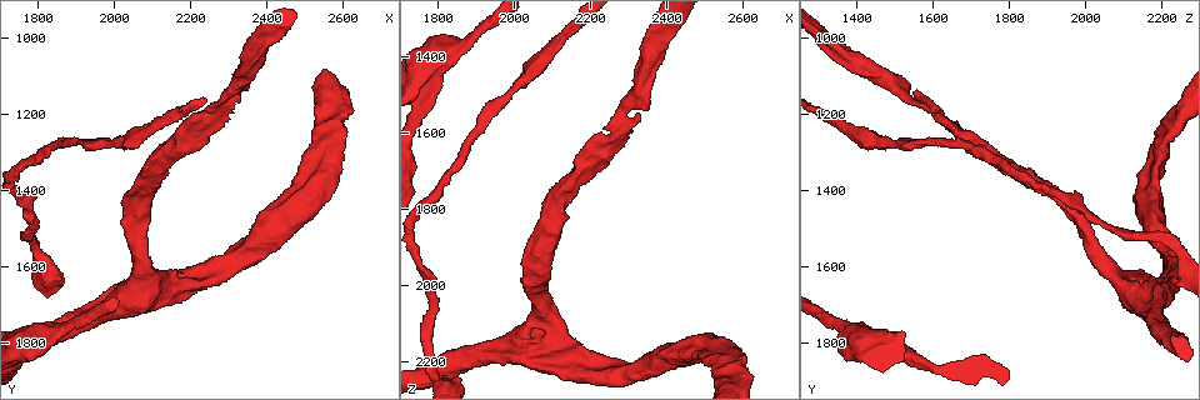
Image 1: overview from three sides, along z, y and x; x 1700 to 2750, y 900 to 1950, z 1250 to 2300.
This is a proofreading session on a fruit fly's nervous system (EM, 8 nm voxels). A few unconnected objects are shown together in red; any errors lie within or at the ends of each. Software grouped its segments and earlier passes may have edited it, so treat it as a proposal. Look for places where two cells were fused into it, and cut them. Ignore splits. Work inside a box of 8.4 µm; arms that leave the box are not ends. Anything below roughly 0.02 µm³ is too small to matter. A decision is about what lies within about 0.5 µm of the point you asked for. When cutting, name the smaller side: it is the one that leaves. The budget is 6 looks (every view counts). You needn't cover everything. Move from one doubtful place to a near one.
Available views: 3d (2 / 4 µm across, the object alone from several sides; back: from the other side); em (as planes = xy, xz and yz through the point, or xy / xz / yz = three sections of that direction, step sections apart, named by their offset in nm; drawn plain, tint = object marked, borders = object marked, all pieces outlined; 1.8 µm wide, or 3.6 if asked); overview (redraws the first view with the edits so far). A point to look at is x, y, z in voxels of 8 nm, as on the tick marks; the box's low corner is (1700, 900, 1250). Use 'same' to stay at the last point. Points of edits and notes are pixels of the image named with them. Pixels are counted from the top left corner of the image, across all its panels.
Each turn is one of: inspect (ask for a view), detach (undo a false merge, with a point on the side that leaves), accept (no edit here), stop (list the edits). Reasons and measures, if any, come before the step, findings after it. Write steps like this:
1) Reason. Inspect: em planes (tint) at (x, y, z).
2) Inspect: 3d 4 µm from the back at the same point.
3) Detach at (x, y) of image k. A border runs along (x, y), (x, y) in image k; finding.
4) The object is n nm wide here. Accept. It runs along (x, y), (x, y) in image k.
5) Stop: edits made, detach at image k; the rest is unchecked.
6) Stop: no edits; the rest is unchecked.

Sudden change in width. Inspect: em 3.6 µm planes (plain) at (2090, 1680, 2120).

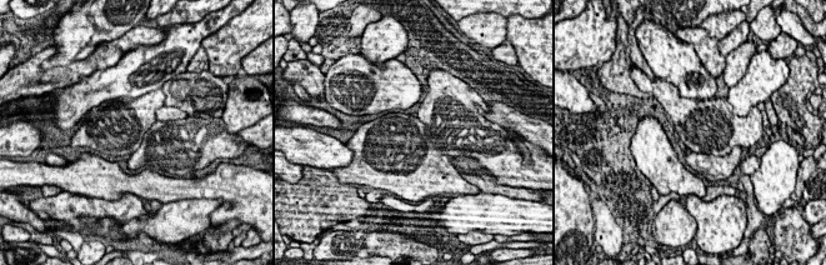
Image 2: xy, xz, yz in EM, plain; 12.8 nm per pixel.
With the object marked. Inspect: em 3.6 µm planes (tint) at the same point.

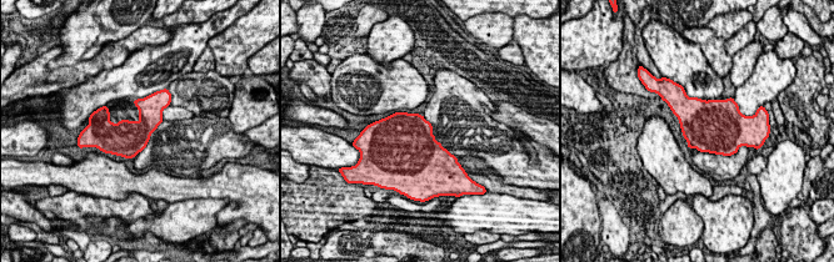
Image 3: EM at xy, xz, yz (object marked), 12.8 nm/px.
Accept. Continuous, no second cell.

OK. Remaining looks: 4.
Thick turns thin. Inspect: 3d 4 µm at (2280, 1165, 1550).

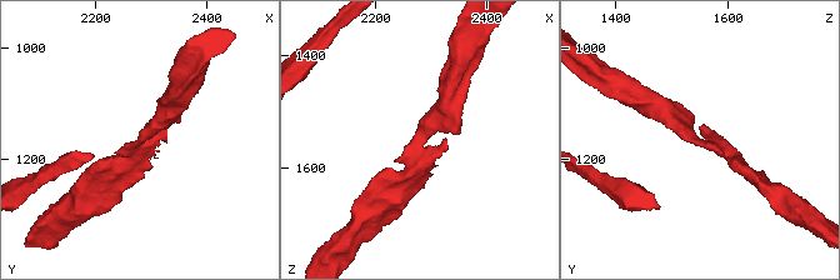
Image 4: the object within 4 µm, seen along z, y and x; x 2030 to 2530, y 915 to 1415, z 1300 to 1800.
Inspect: em xy step 16 (tint) at (2280, 1165, 1550).

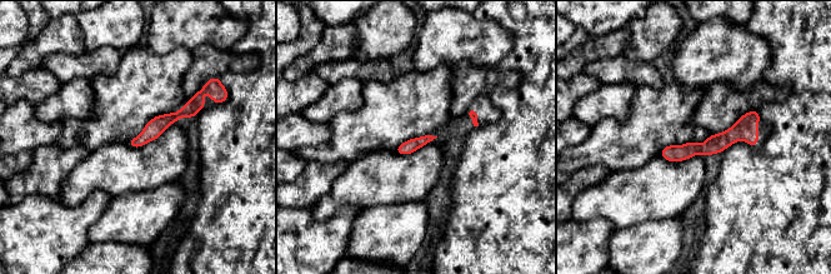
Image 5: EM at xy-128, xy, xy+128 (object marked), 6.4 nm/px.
Accept. It runs along (756, 114), (707, 148), (664, 153) in image 5; one cell here.

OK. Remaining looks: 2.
Calibre changes. Inspect: em 3.6 µm planes (tint) at (1790, 1790, 1390).

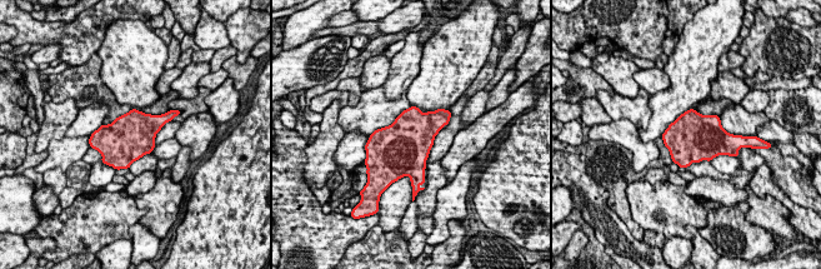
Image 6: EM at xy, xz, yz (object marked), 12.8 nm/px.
Accept. Continuous, no second cell.

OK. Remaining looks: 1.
Stop: no edits; the rest is unchecked.

